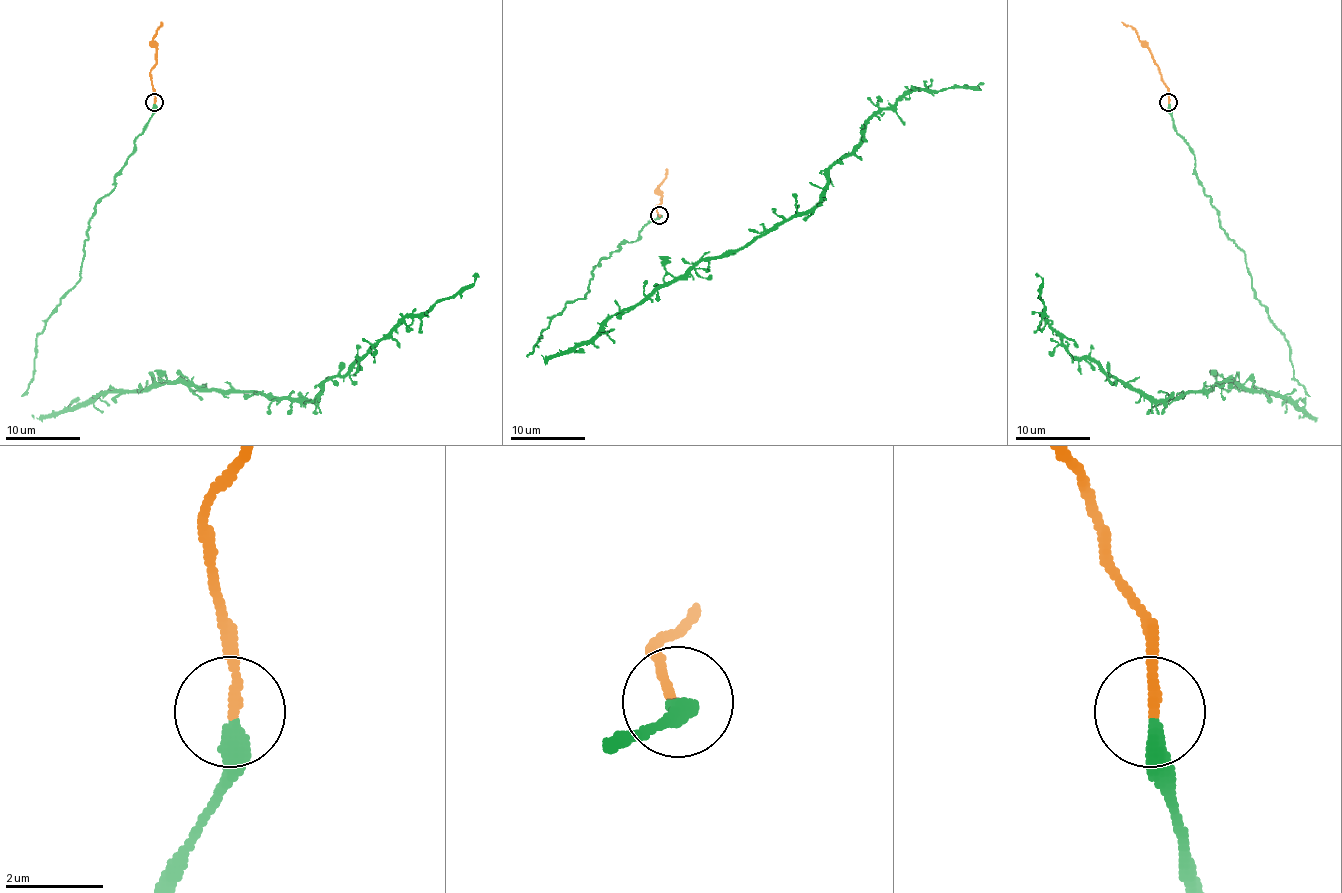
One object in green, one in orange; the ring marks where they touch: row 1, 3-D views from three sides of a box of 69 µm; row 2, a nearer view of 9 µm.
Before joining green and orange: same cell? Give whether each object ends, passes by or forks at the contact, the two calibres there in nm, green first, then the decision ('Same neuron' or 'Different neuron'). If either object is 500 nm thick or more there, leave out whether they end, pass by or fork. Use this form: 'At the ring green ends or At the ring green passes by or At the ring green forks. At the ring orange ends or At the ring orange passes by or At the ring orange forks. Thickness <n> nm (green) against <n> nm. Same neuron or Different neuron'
At the ring green ends. At the ring orange ends. Thickness 380 nm (green) against 200 nm. Same neuron

